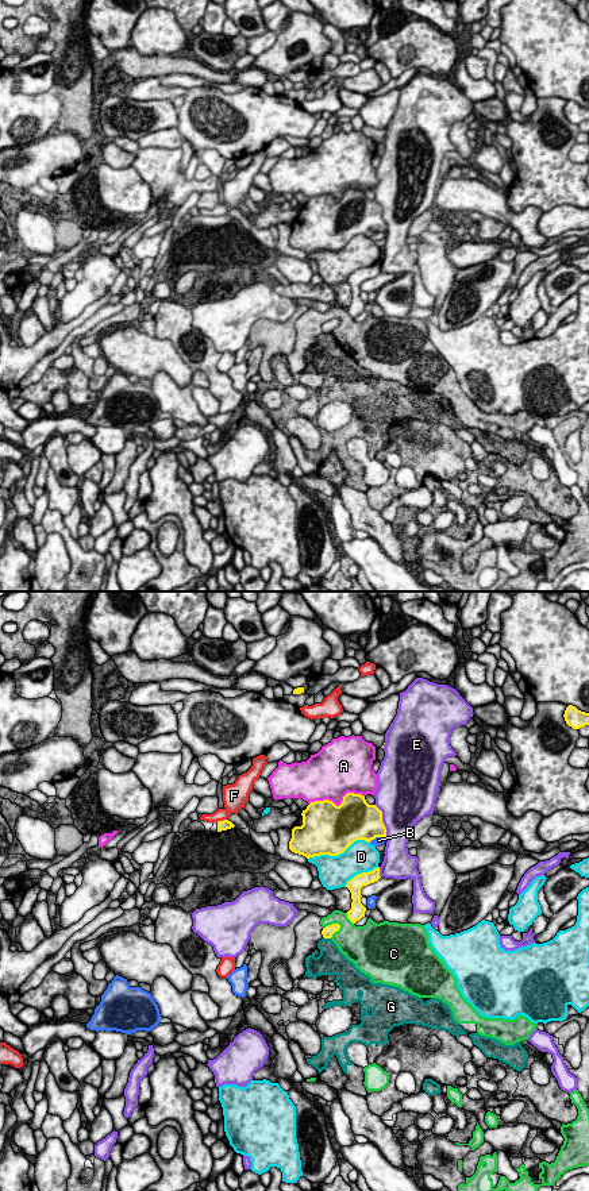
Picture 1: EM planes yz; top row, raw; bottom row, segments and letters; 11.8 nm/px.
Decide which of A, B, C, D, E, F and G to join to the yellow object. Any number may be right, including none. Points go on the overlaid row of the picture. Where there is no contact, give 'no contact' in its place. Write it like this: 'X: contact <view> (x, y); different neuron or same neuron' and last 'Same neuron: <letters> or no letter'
A: contact yz (339, 805); different neuron
B: contact yz (376, 836); different neuron
C: contact yz (337, 931); different neuron
D: contact yz (338, 854); different neuron
E: contact yz (381, 821); different neuron
F: contact yz (220, 821); different neuron
G: contact yz (327, 937); different neuron
Same neuron: no letter

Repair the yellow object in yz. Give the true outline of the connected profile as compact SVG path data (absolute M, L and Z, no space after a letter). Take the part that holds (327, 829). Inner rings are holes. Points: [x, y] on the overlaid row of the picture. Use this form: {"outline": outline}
{"outline": "M347 793L339 806L328 799L311 802L301 816L303 825L292 829L289 849L307 859L320 855L338 856L357 840L370 843L376 837L386 837L382 812L376 805L369 805L361 794Z"}

